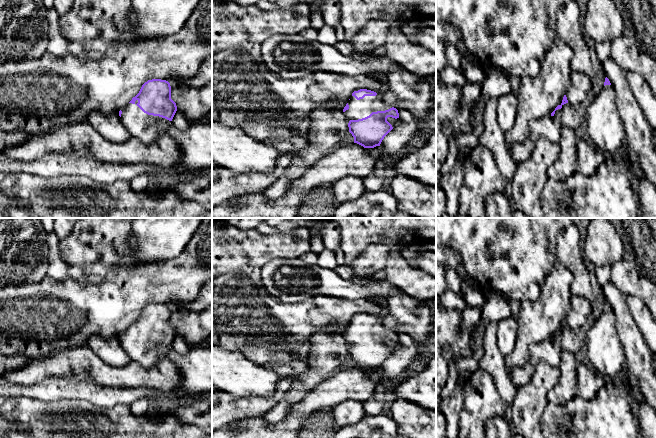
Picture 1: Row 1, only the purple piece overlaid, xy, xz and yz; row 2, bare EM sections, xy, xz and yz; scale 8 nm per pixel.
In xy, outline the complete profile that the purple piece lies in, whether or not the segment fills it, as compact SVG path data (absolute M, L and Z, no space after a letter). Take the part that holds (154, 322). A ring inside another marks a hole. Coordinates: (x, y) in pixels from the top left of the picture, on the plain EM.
M152 303L142 309L139 317L119 335L119 340L132 361L149 368L167 356L176 335L170 307Z

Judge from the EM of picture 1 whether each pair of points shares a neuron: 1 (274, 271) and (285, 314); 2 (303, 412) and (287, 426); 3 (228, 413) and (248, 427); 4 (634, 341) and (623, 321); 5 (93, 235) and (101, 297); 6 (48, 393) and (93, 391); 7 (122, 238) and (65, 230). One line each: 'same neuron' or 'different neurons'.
1: different neurons
2: same neuron
3: different neurons
4: same neuron
5: different neurons
6: same neuron
7: different neurons

